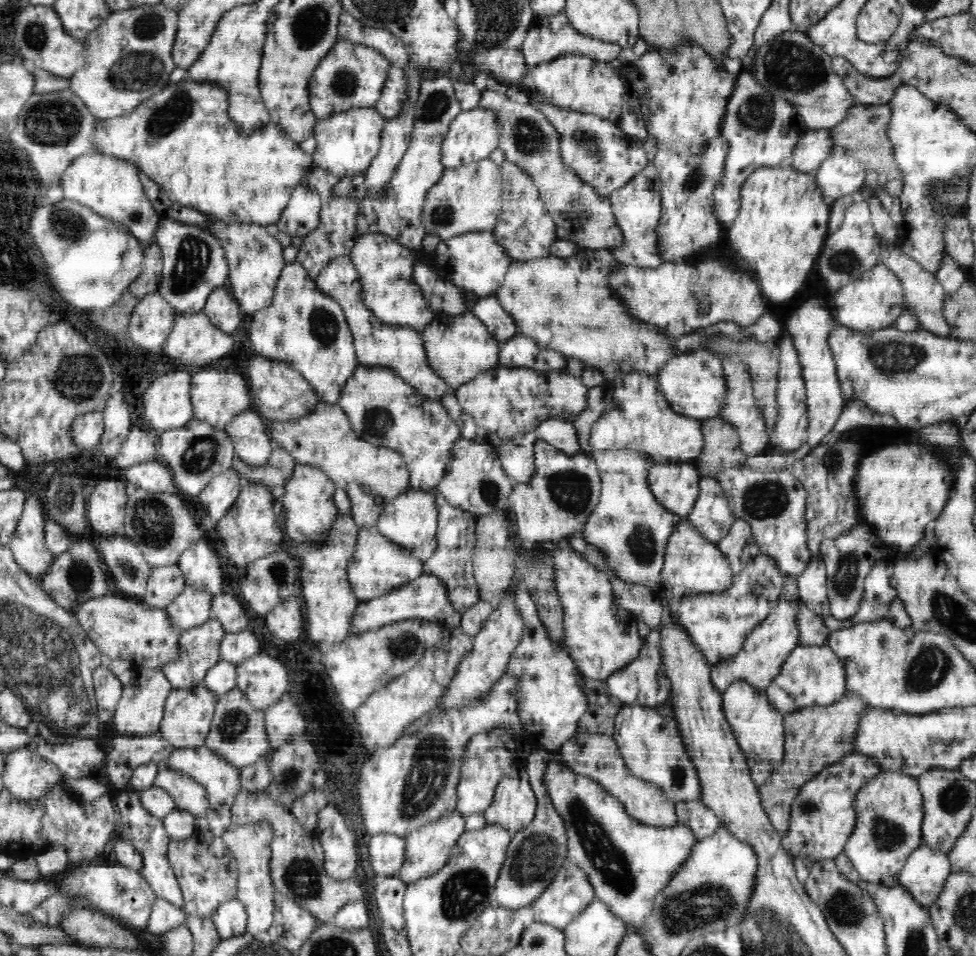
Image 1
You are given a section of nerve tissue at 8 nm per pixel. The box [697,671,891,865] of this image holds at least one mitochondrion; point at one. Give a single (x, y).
(808, 806)

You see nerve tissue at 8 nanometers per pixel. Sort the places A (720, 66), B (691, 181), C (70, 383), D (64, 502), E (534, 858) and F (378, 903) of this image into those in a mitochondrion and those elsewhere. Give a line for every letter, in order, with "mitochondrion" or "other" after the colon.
A: other
B: mitochondrion
C: mitochondrion
D: mitochondrion
E: mitochondrion
F: other

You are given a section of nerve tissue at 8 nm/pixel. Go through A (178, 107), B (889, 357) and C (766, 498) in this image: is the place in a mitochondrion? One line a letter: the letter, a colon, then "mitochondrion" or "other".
A: mitochondrion
B: mitochondrion
C: mitochondrion

